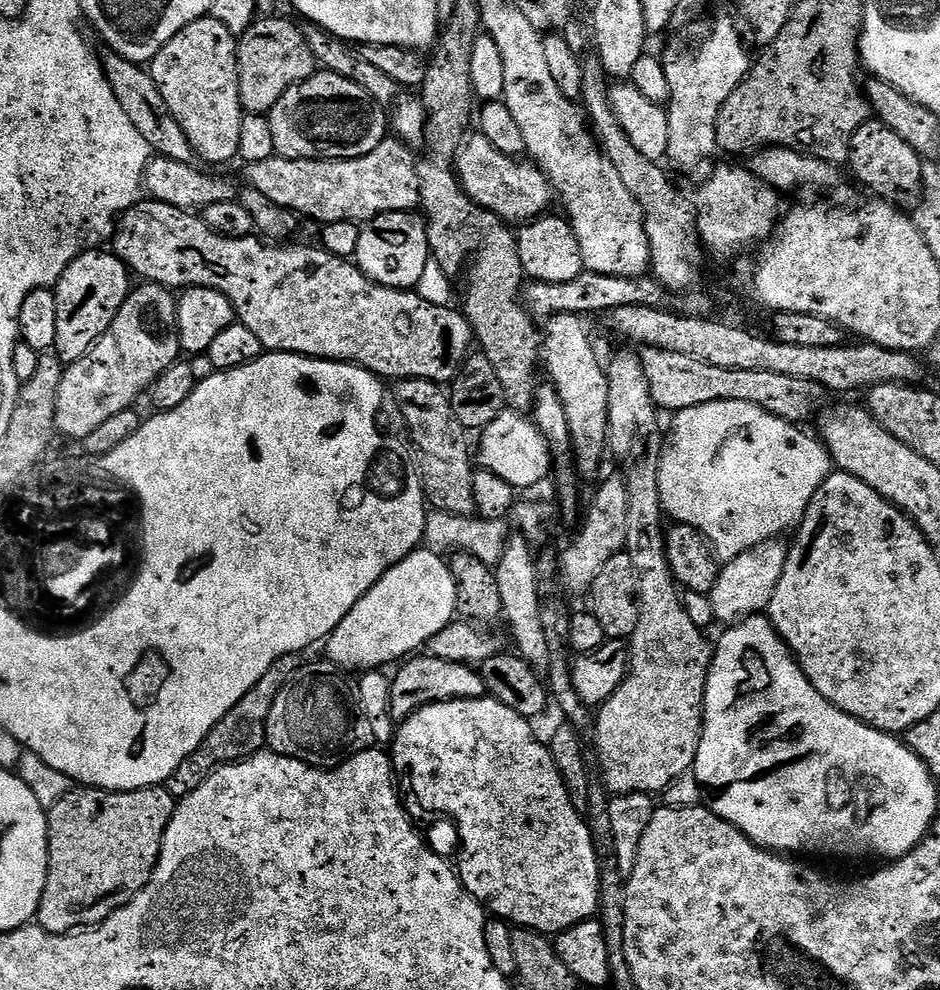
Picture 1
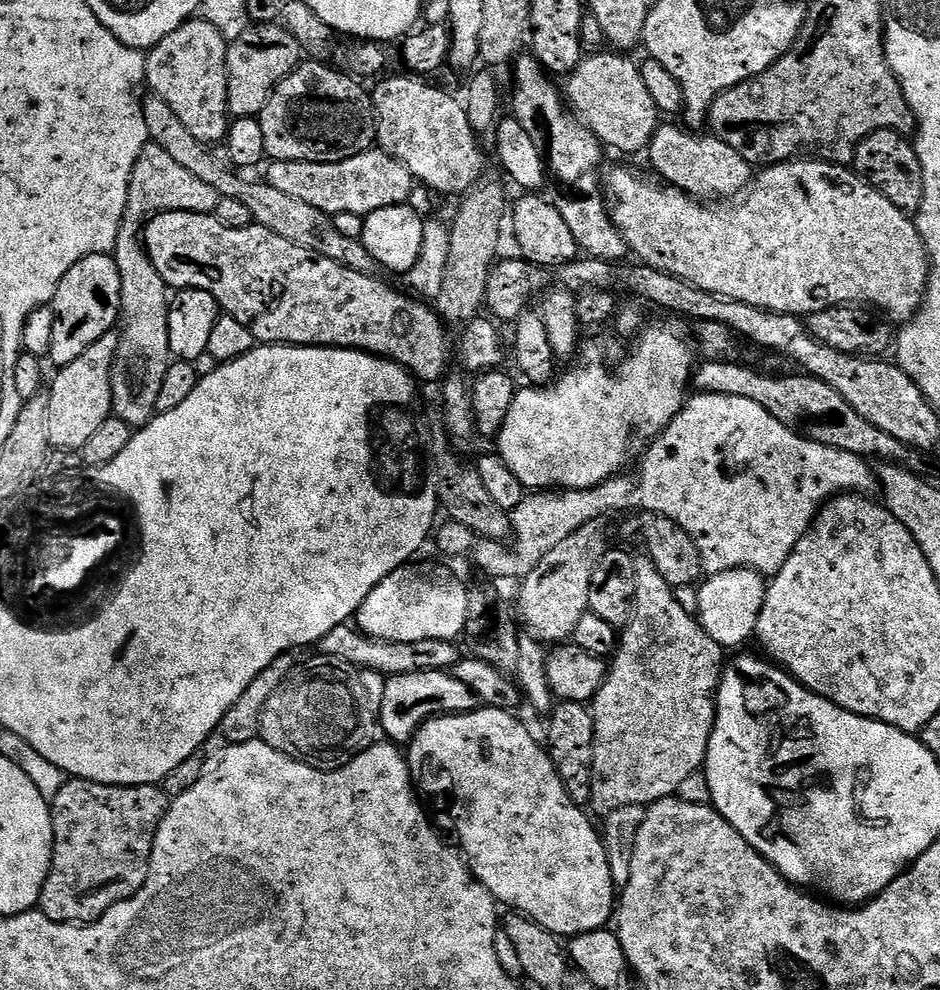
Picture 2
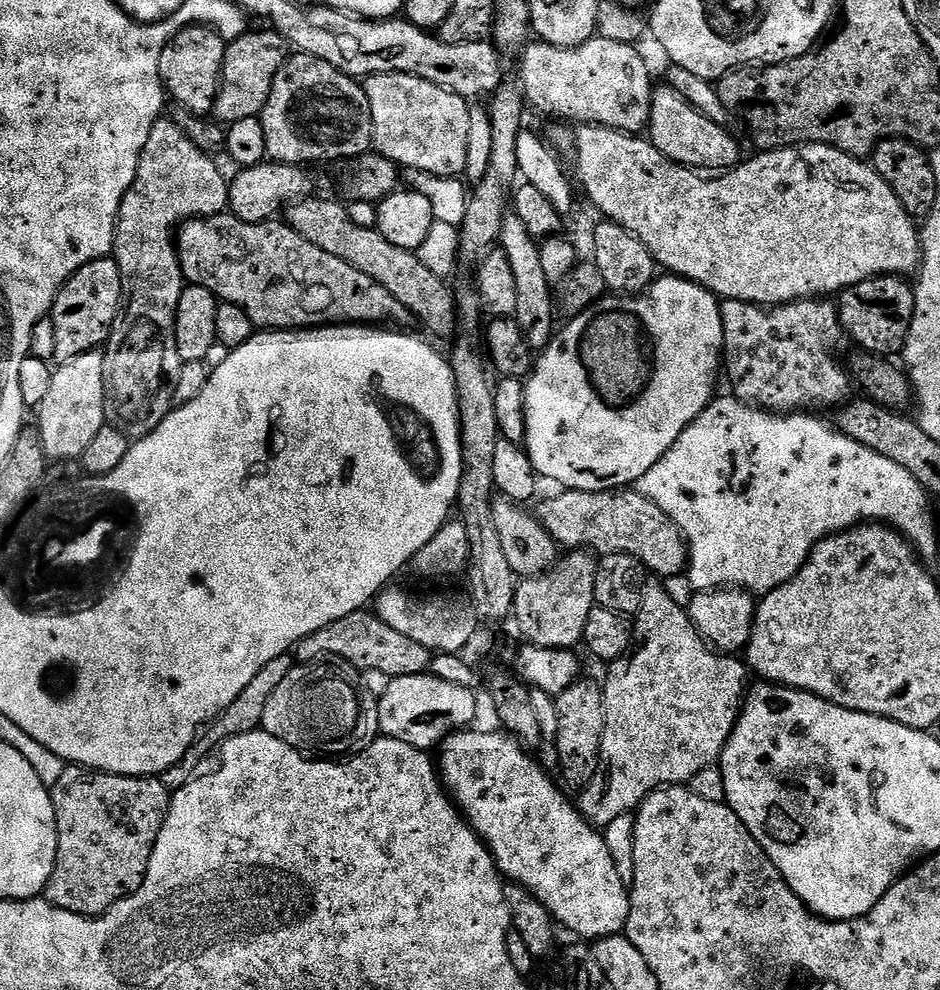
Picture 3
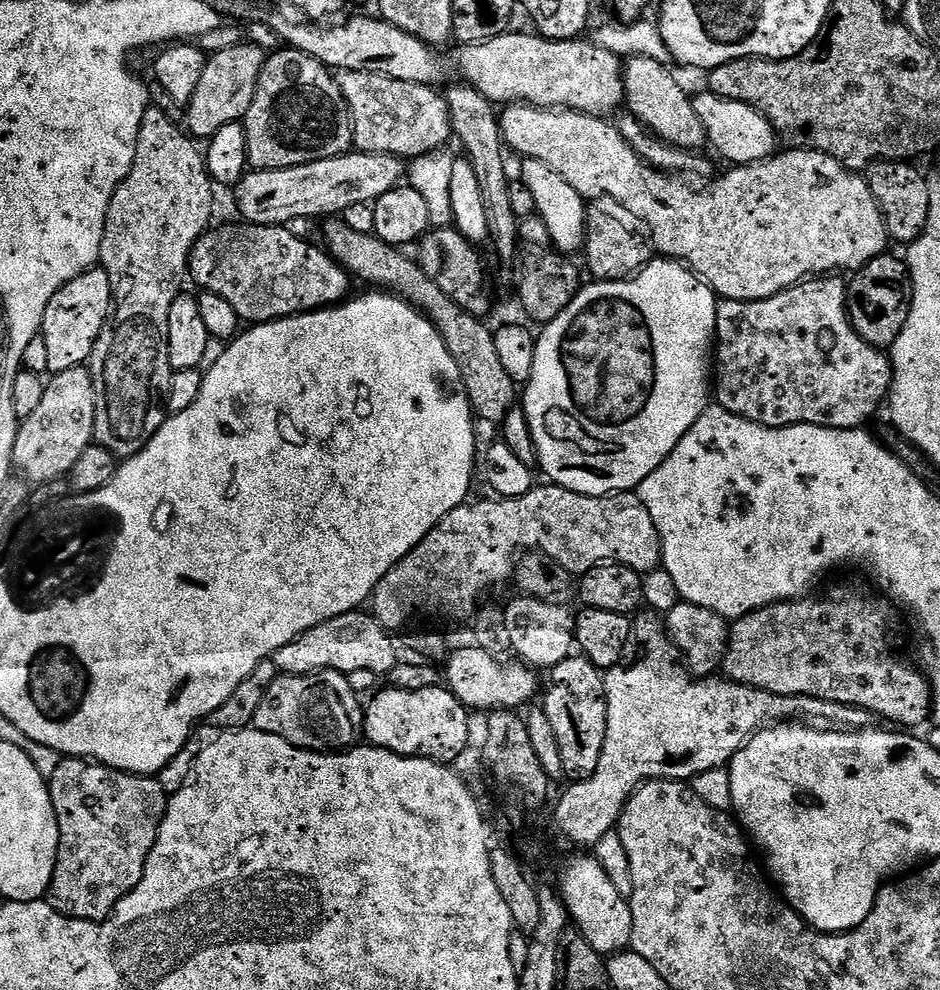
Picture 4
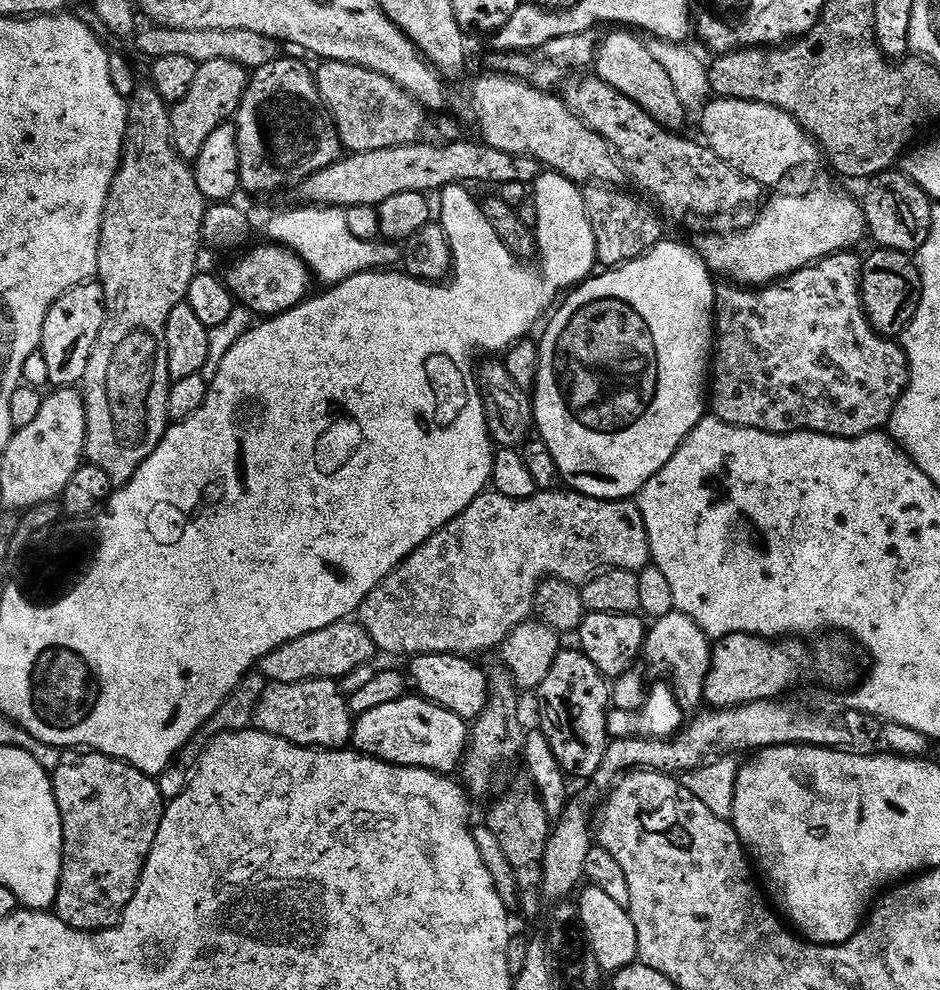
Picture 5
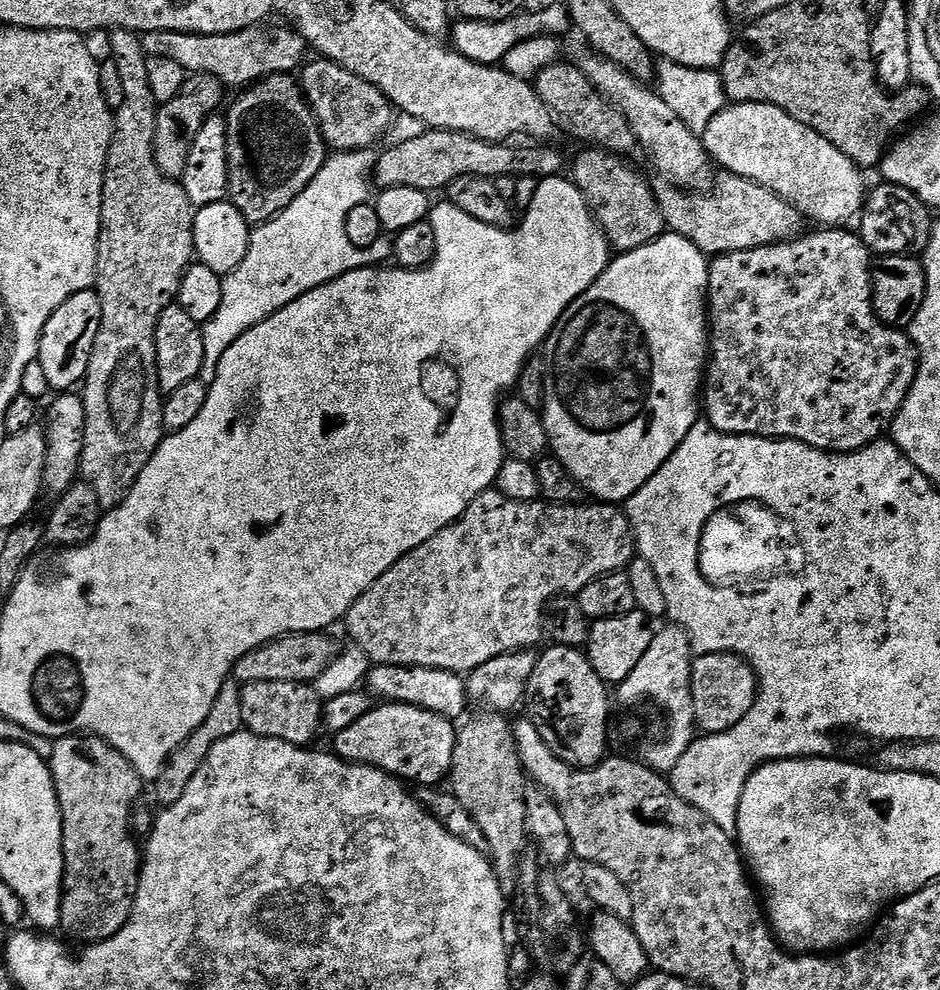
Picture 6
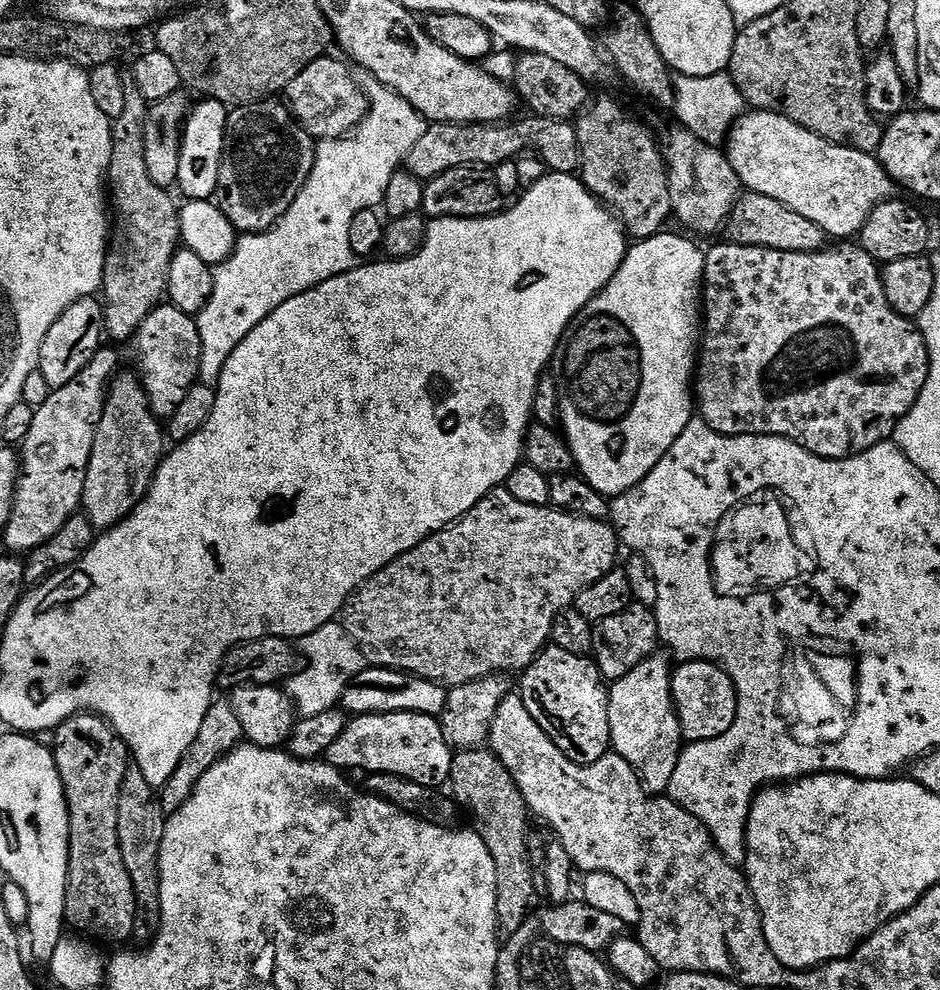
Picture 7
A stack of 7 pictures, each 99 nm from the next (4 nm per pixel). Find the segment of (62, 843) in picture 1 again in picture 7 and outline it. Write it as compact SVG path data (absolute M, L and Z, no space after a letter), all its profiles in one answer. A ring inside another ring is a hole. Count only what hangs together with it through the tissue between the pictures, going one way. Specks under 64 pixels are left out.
M79 712L77 716L70 717L55 729L56 747L54 755L58 774L62 778L64 797L68 803L68 817L70 818L70 846L68 847L68 881L66 882L66 906L64 907L64 918L67 927L73 933L79 934L92 942L104 944L120 944L123 940L131 941L134 930L134 914L136 903L134 902L134 885L130 883L130 873L126 871L126 862L122 862L122 846L118 846L118 794L122 790L122 778L126 778L126 770L130 766L130 753L127 744L103 716L97 716L95 712Z

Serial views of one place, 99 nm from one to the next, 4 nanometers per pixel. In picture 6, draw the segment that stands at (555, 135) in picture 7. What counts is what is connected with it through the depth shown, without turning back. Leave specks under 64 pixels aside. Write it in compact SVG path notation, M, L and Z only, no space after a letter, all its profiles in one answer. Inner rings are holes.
M426 130L418 138L410 138L401 144L393 143L377 157L375 181L384 188L411 186L429 194L447 189L456 179L463 176L559 177L565 171L566 160L548 142L524 142L519 148L516 142L493 142L471 136L465 132L442 132Z

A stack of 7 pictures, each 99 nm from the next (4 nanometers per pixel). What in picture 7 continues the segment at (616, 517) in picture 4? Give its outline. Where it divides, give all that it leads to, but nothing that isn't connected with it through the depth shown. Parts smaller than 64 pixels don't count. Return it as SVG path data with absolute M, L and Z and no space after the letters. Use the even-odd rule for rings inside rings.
M507 490L488 493L455 524L449 524L440 532L428 536L414 550L403 552L394 562L390 562L378 574L374 574L366 583L348 599L342 609L342 623L346 634L358 646L365 661L374 668L393 668L396 672L411 672L413 676L421 676L433 680L435 684L455 686L469 684L478 678L497 674L523 673L532 665L532 661L544 651L552 635L554 618L564 608L575 605L576 595L586 586L598 582L606 573L617 567L616 551L622 545L615 528L611 523L602 520L591 520L581 516L572 516L569 512L560 512L554 507L526 506L526 502L518 502Z

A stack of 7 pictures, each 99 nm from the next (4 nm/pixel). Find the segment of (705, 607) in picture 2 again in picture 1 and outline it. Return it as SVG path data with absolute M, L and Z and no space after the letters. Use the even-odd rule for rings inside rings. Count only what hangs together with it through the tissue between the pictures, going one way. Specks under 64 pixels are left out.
M780 538L768 540L764 544L754 546L749 552L738 554L721 567L718 582L710 593L713 614L721 625L731 626L743 620L745 616L755 616L767 609L778 586L778 578L782 578L782 570L786 566L789 545L783 544L784 542Z

